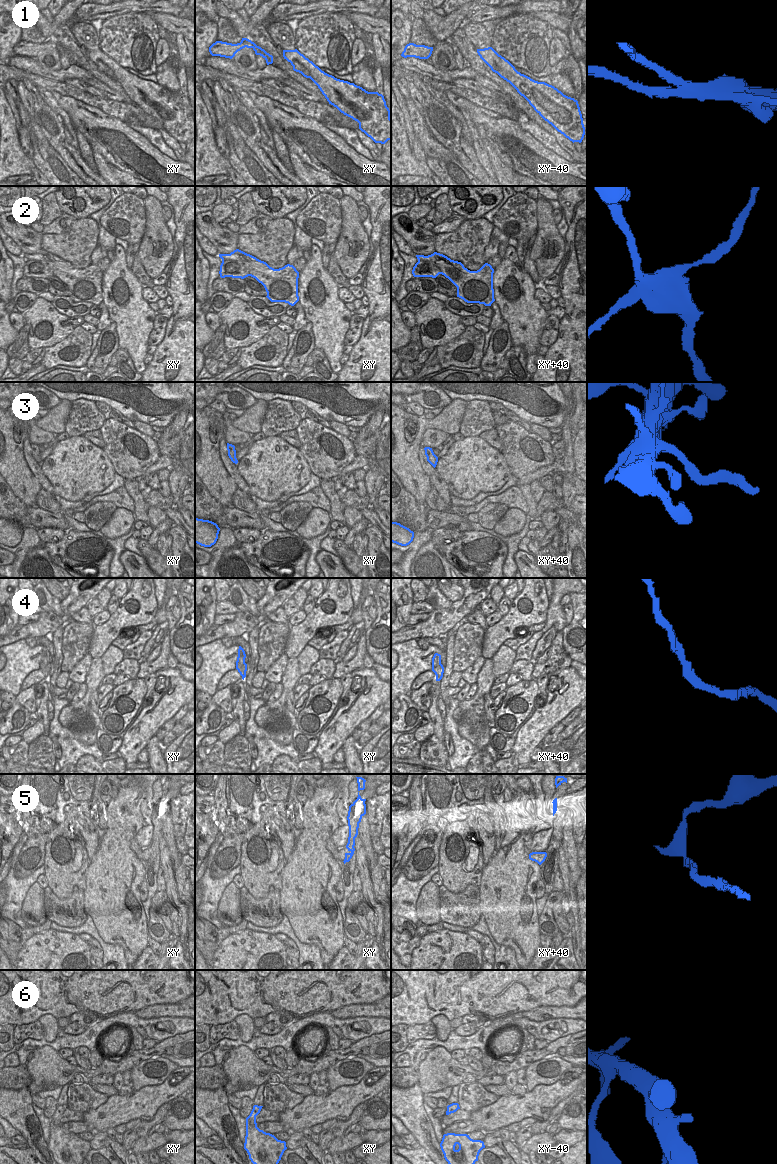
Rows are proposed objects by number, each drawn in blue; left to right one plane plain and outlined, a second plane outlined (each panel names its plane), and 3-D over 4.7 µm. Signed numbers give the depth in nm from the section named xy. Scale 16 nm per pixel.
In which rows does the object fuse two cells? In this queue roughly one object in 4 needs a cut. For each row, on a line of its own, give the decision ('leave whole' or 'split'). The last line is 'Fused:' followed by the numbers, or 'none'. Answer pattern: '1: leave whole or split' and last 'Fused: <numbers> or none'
1: split
2: split
3: split
4: leave whole
5: split
6: leave whole
Fused: 1, 2, 3, 5

